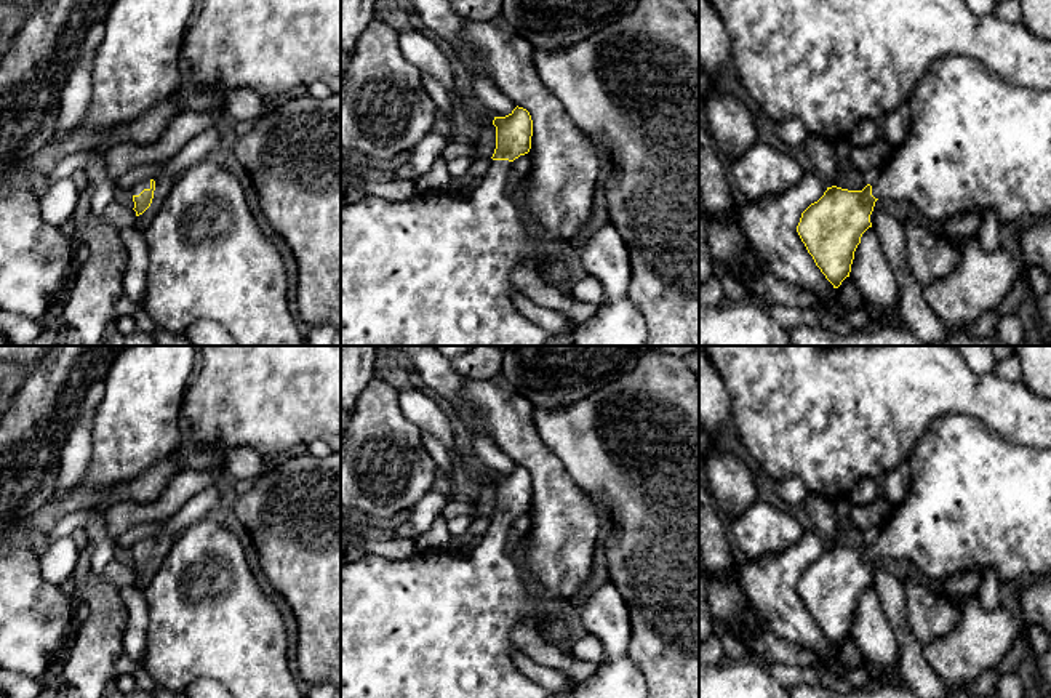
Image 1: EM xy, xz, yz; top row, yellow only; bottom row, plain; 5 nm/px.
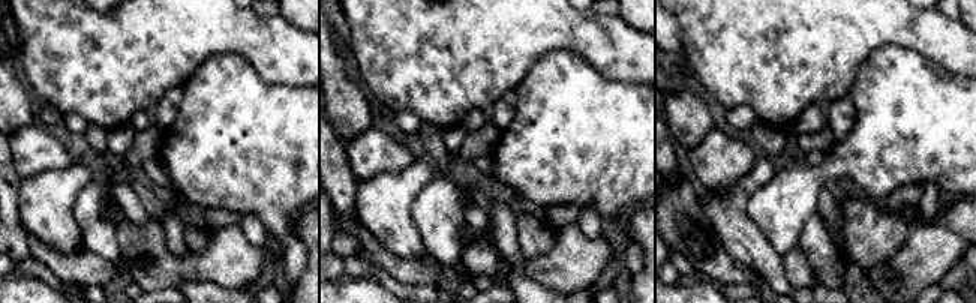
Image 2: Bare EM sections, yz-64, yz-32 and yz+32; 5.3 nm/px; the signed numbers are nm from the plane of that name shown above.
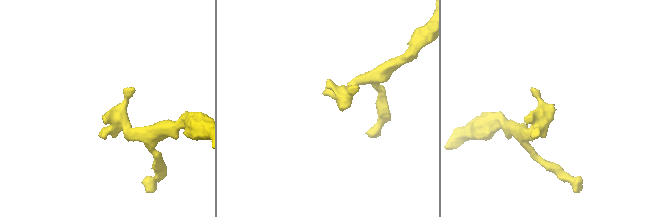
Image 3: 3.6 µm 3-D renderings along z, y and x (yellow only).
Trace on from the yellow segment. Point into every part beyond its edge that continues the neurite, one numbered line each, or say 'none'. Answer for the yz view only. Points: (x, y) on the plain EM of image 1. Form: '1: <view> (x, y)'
1: yz (976, 501)

